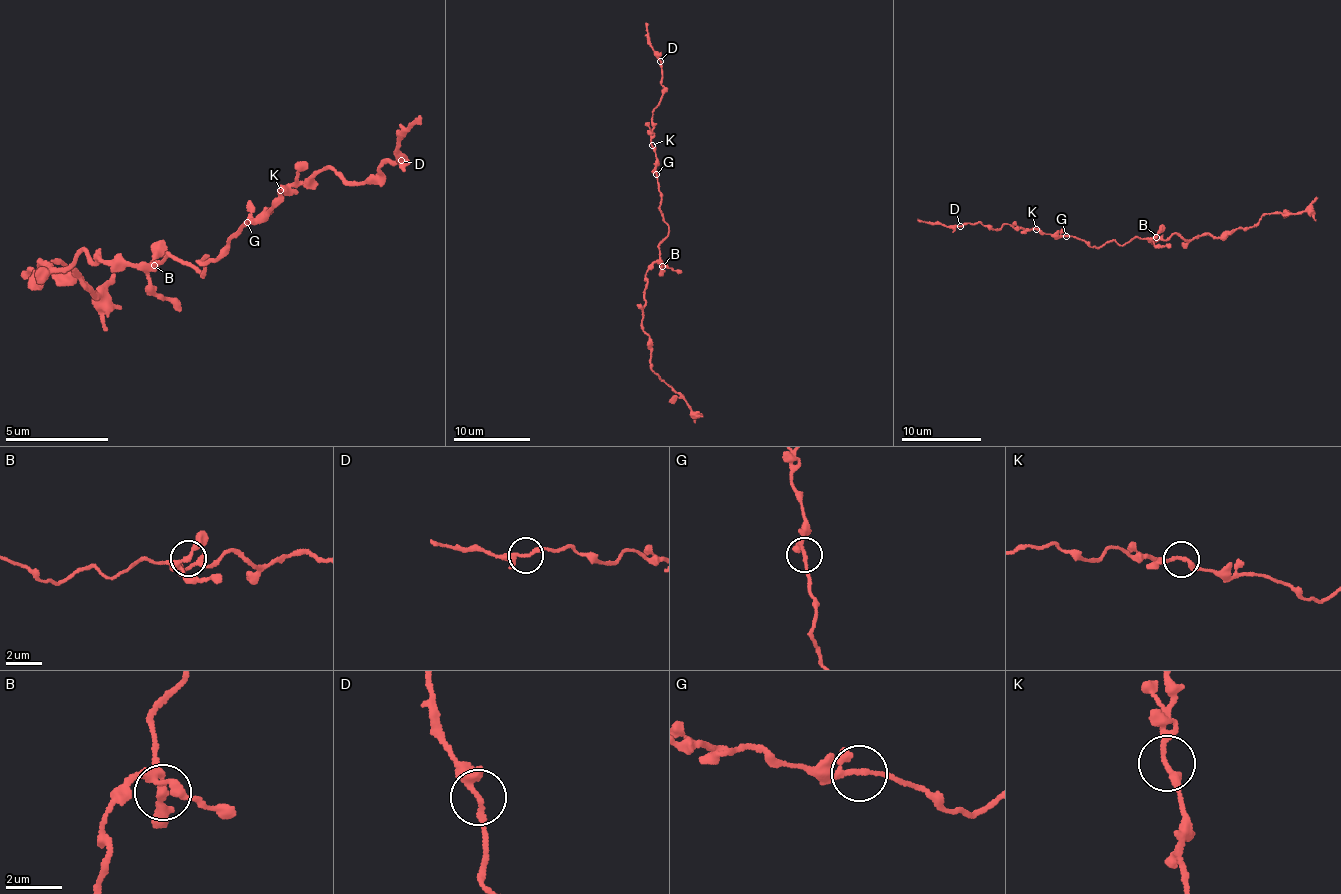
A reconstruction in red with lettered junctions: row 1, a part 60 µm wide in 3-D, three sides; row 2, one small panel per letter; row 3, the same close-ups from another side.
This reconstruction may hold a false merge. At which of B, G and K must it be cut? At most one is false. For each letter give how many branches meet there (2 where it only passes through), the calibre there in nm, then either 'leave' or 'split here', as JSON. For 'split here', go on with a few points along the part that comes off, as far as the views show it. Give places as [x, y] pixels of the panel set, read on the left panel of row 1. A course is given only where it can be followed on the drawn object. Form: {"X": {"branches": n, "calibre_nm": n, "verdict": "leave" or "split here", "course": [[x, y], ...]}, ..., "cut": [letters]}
{"B": {"branches": 3, "calibre_nm": 190, "verdict": "leave"}, "G": {"branches": 3, "calibre_nm": 160, "verdict": "leave"}, "K": {"branches": 3, "calibre_nm": 180, "verdict": "leave"}, "cut": []}

